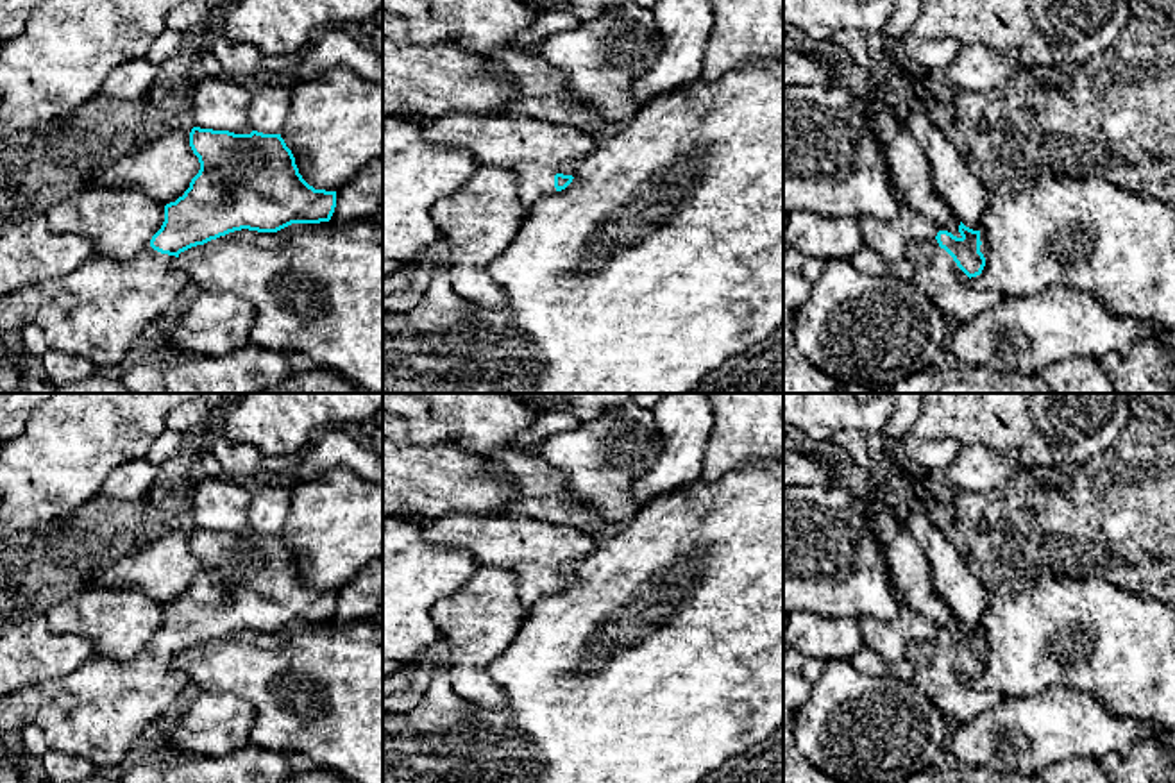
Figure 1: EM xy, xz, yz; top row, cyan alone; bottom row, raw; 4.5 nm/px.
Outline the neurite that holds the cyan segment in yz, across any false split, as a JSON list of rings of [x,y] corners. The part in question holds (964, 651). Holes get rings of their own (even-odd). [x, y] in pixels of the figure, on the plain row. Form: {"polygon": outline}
{"polygon": [[[959,626],[960,636],[939,631],[932,640],[910,640],[905,660],[912,663],[912,683],[951,724],[964,724],[998,706],[1005,694],[978,690],[971,678],[982,674],[985,658],[980,652],[980,631]]]}

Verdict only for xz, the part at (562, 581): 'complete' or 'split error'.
split error

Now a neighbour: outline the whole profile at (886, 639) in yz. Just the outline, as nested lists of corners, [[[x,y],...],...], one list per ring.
[[[901,601],[894,620],[883,622],[862,617],[858,619],[858,627],[864,645],[873,649],[887,663],[903,661],[910,640],[932,640],[939,633],[928,617]]]

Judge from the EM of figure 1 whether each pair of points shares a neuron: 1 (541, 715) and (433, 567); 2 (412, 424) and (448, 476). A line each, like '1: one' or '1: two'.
1: two
2: two

